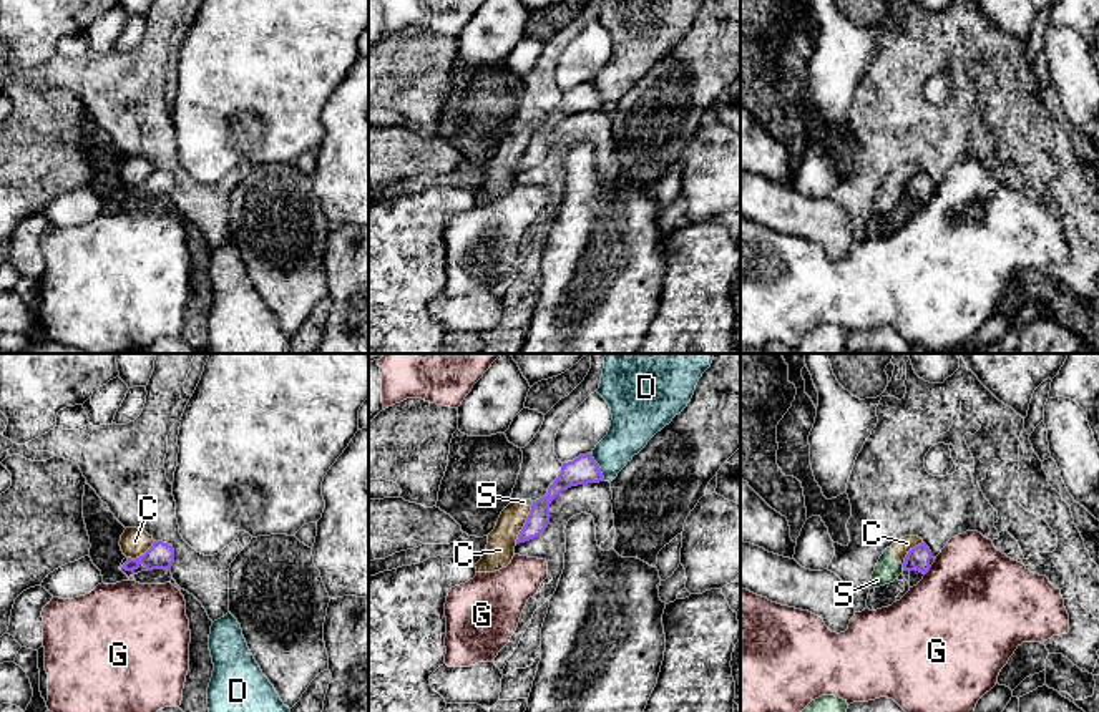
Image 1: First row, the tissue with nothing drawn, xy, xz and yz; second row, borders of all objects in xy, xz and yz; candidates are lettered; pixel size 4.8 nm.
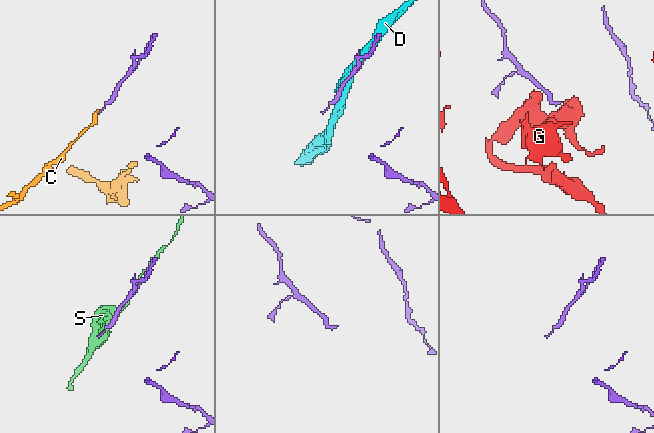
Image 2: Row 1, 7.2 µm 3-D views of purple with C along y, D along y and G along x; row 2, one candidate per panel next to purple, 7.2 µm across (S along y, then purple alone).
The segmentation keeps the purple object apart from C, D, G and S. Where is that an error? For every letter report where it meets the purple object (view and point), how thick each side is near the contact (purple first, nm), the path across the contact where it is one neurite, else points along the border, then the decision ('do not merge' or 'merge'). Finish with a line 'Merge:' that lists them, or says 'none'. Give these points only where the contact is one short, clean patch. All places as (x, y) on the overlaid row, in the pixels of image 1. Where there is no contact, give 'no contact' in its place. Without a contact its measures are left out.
C: meets purple in xz at (525, 525); 110 nm thick on the purple side, 140 nm on the other; border along xz (532, 507), (515, 543); do not merge
D: meets purple in xz at (598, 467); 140 nm thick on the purple side, 200 nm on the other; do not merge
G: meets purple in yz at (928, 570); 110 nm thick on the purple side, 500 nm on the other; border along yz (932, 566), (925, 575); do not merge
S: meets purple in yz at (903, 566); 110 nm thick on the purple side, 120 nm on the other; border along yz (902, 565), (903, 568); do not merge
Merge: none

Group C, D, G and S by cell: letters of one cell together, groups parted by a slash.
C S / D / G

